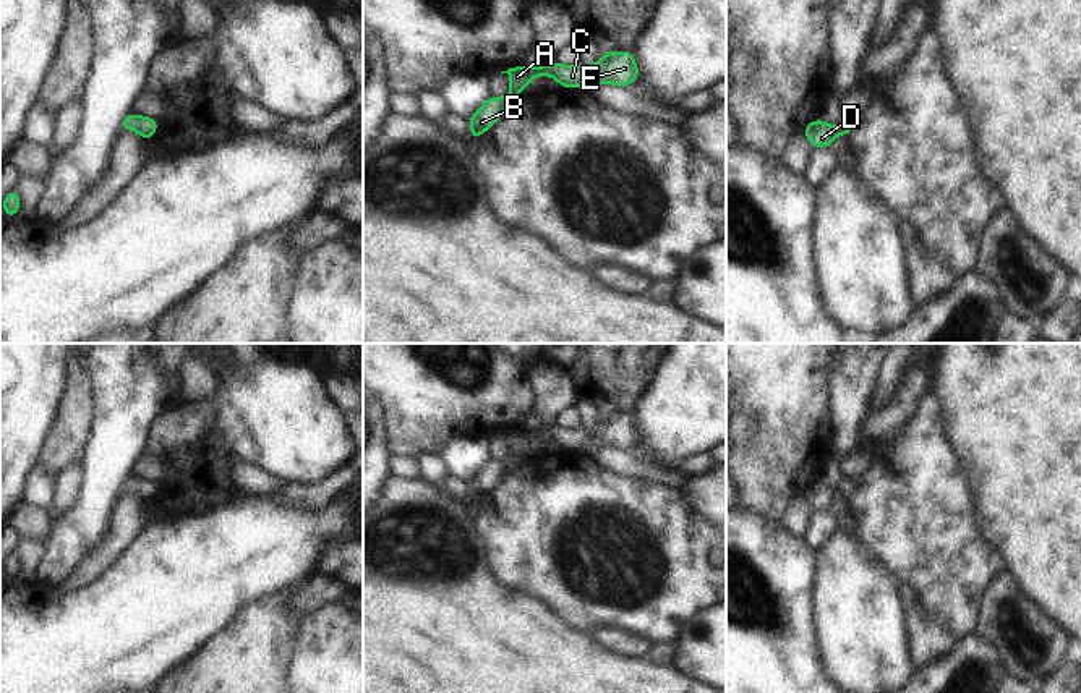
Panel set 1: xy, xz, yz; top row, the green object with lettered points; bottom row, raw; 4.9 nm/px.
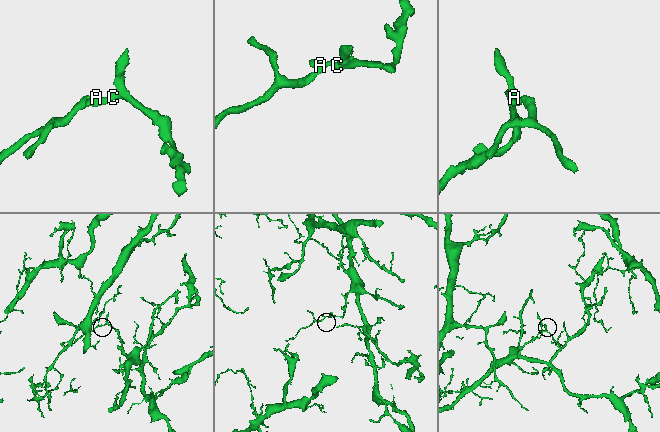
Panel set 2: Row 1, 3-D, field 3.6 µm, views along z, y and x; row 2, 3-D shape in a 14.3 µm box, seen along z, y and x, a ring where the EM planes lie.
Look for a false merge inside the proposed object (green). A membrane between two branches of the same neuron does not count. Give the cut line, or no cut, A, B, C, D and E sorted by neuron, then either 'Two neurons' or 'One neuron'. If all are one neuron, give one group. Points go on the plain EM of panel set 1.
No split. Groups: A B C D E. One neuron

